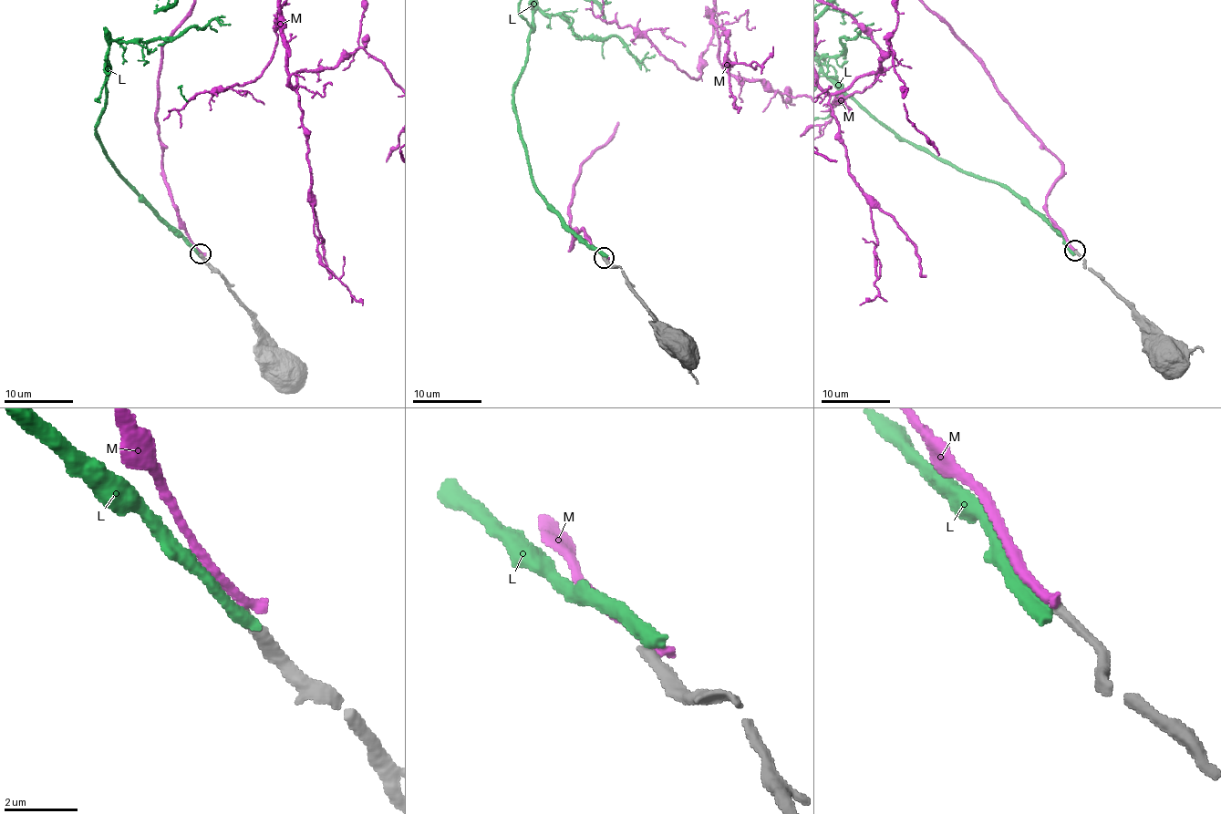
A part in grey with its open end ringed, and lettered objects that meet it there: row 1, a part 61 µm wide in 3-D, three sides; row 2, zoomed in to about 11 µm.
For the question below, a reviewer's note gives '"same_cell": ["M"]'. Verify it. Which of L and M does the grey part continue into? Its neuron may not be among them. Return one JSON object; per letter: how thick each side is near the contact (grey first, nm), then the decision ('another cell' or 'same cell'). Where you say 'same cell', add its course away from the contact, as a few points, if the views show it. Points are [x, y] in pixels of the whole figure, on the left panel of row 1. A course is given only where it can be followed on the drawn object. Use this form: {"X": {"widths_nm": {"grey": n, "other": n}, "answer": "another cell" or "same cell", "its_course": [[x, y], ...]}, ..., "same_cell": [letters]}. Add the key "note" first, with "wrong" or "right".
{"note": "right", "L": {"widths_nm": {"grey": 320, "other": 480}, "answer": "another cell"}, "M": {"widths_nm": {"grey": 340, "other": 320}, "answer": "same cell"}, "same_cell": ["M"]}

